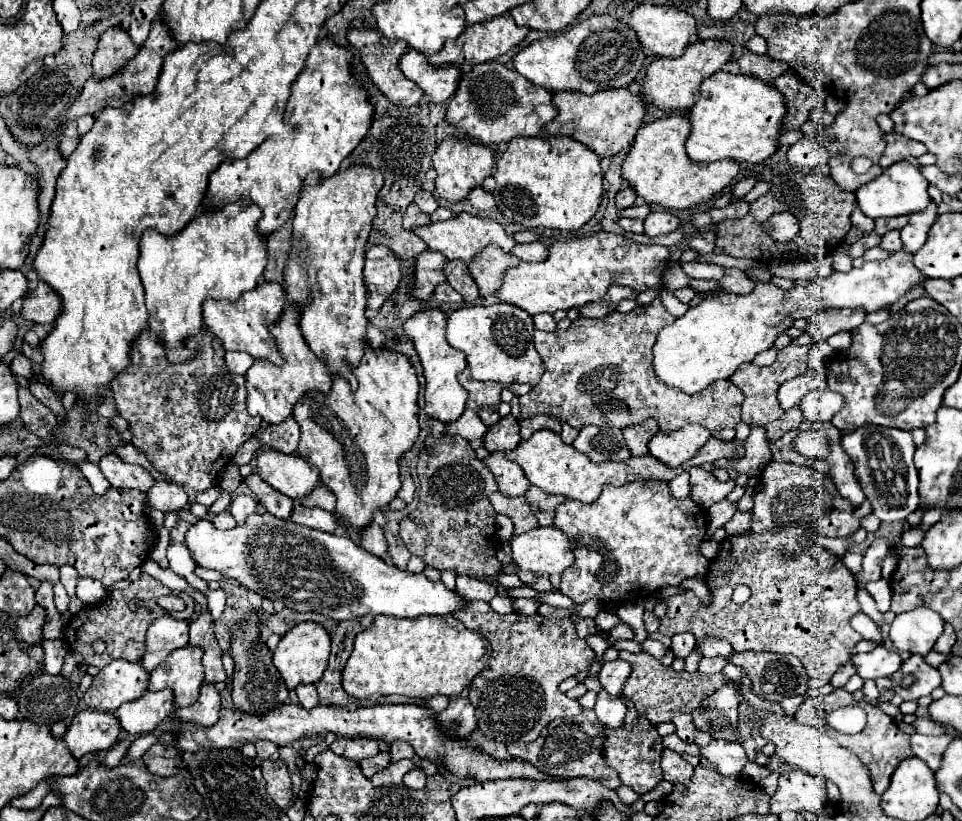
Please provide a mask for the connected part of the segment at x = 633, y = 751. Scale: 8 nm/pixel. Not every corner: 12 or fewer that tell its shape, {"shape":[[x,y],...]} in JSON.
{"shape":[[628,706],[604,758],[636,794],[662,780],[656,726]]}

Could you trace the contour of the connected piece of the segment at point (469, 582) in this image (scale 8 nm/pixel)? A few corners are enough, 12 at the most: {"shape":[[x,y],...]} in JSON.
{"shape":[[456,576],[456,592],[468,602],[490,602],[496,588],[484,580]]}

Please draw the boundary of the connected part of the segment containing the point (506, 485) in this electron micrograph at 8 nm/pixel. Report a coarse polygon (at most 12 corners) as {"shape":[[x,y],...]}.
{"shape":[[492,452],[484,464],[504,496],[522,496],[530,482],[516,462]]}

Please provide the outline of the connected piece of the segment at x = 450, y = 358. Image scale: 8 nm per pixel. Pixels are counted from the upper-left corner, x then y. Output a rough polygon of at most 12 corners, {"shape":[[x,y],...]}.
{"shape":[[446,316],[404,322],[426,378],[426,414],[454,422],[468,392],[466,356],[446,340]]}

